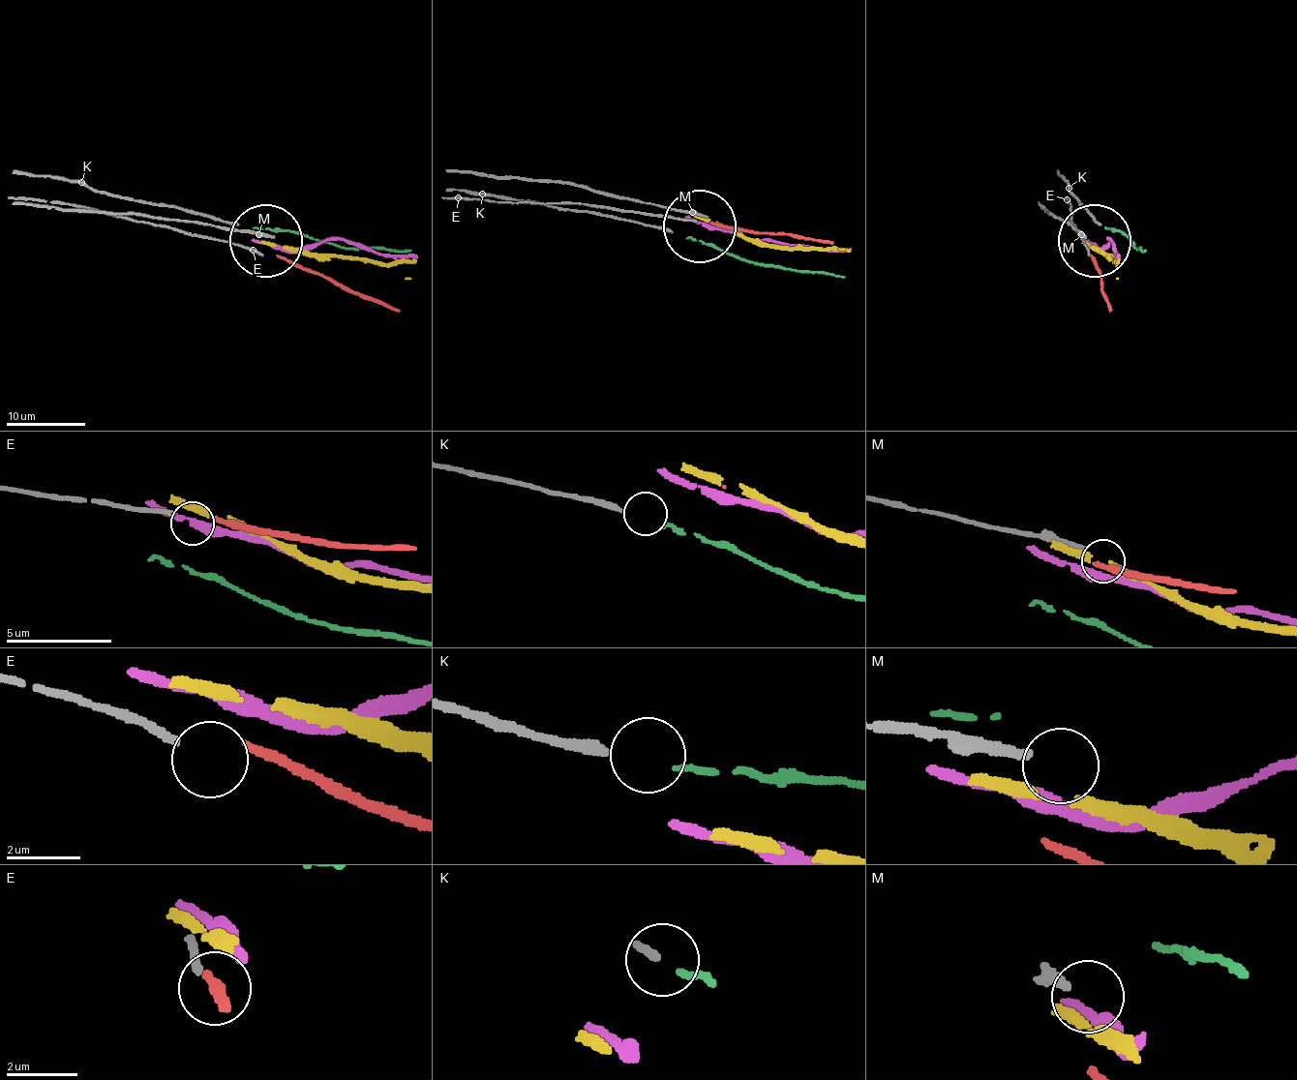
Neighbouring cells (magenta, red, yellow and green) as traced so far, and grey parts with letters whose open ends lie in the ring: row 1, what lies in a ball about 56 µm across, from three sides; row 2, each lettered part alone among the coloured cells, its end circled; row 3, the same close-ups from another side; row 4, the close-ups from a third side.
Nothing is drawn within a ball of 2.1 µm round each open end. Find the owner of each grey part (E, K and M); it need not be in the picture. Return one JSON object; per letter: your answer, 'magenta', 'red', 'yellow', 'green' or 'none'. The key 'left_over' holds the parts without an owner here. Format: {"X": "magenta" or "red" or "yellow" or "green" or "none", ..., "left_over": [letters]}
{"E": "none", "K": "green", "M": "none", "left_over": ["E", "M"]}

